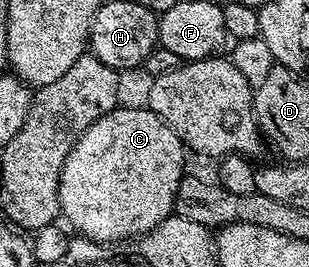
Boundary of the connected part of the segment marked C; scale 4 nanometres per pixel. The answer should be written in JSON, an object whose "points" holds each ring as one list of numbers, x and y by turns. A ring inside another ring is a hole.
{"points":[[111,110,86,128,70,156,66,156,66,164,62,164,58,196,63,221,73,231,76,229,77,235,94,242,113,243,139,238,173,213,178,184,186,173,184,154,184,143,152,110]]}

